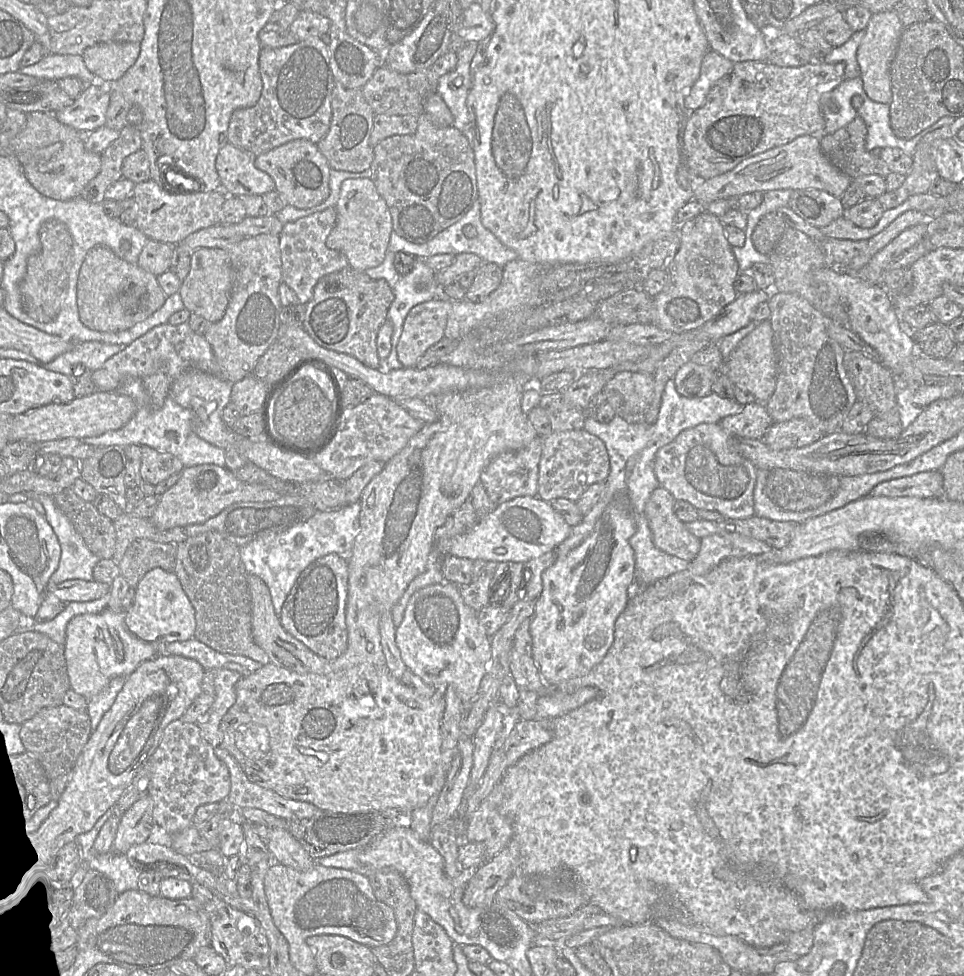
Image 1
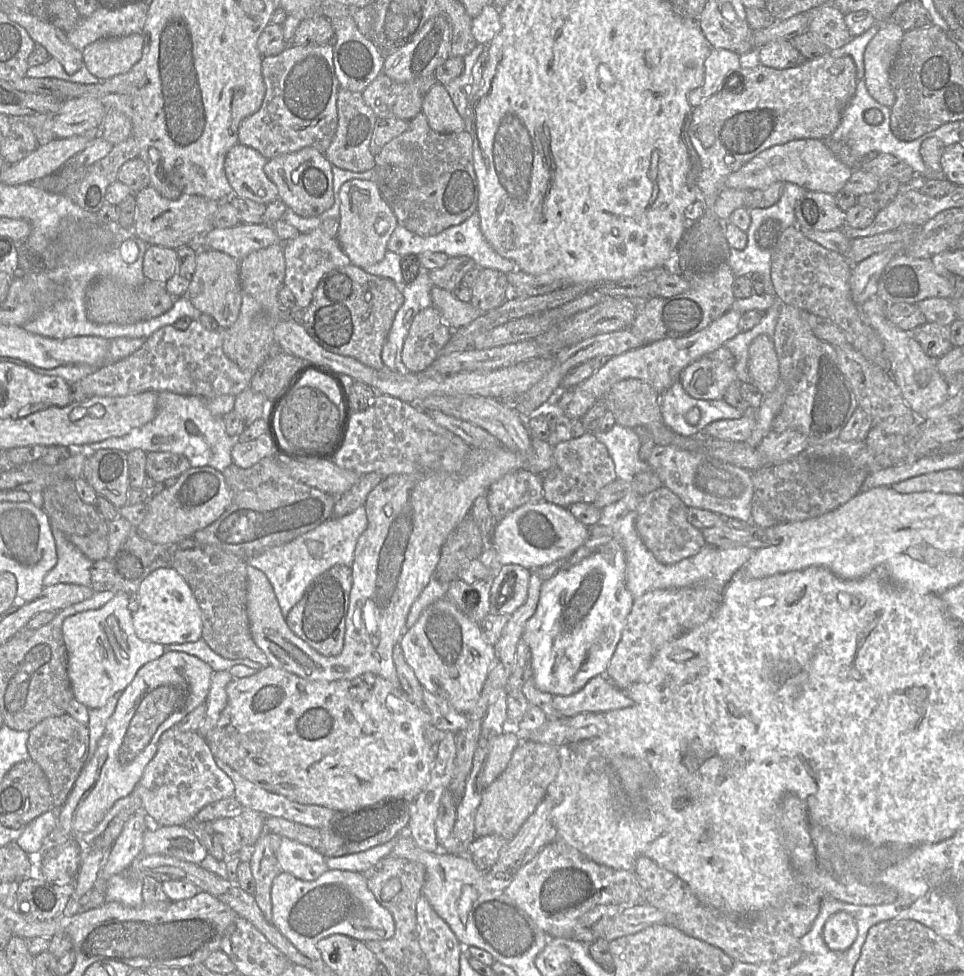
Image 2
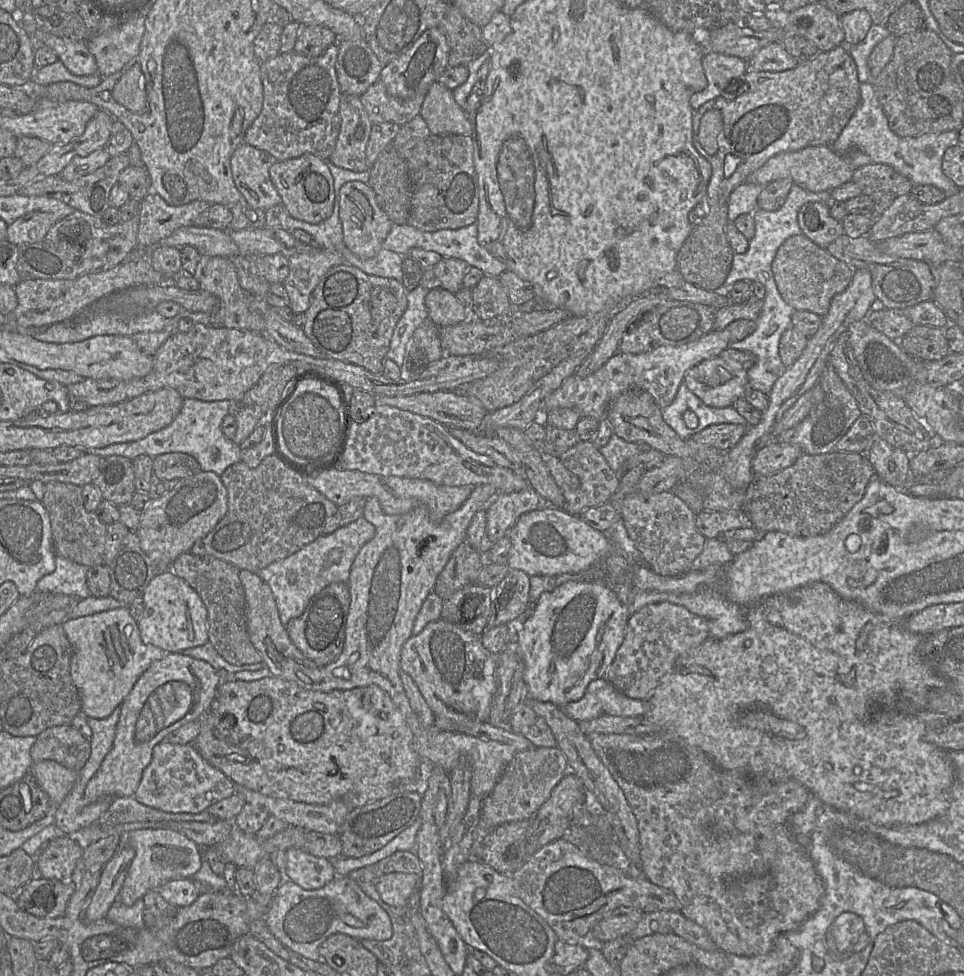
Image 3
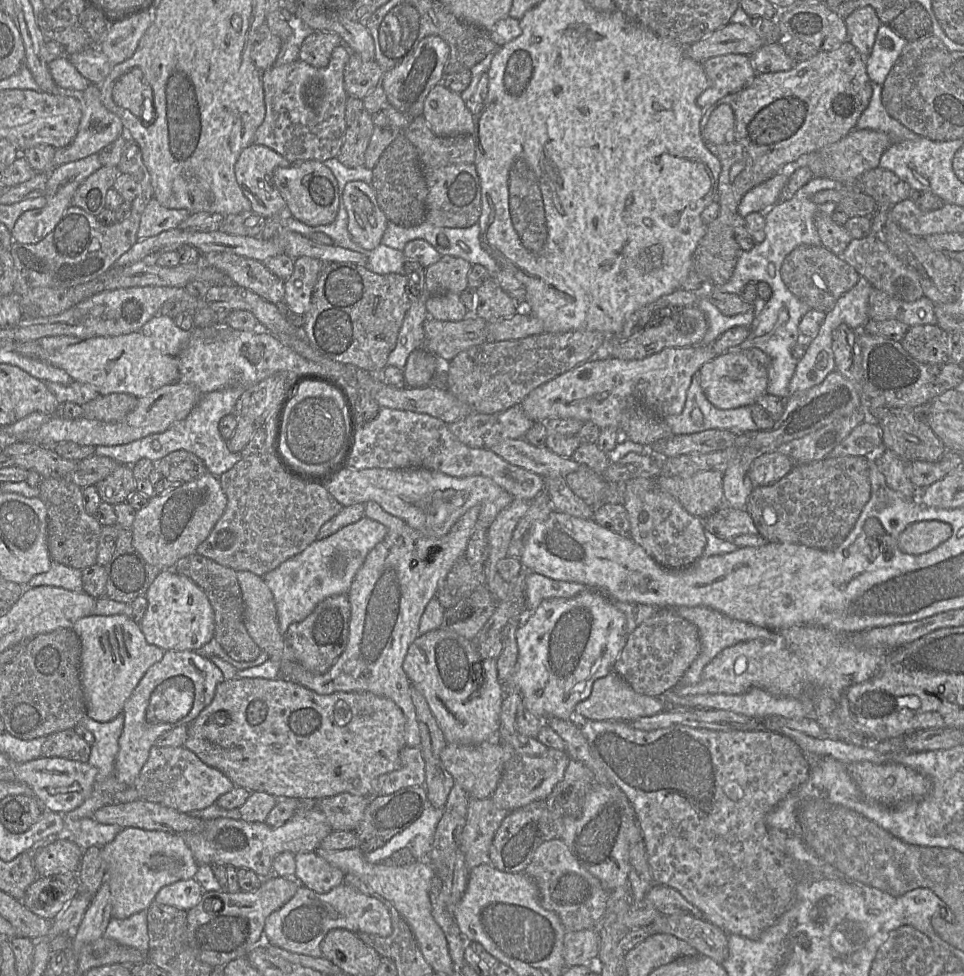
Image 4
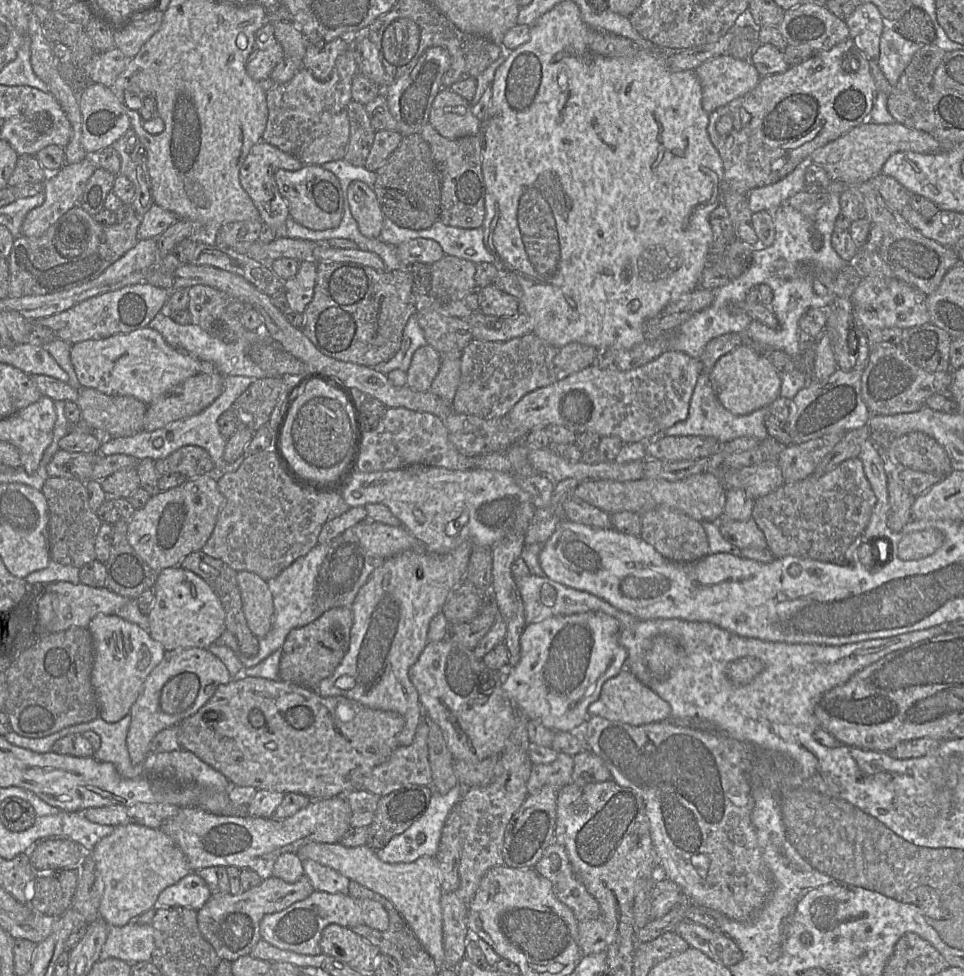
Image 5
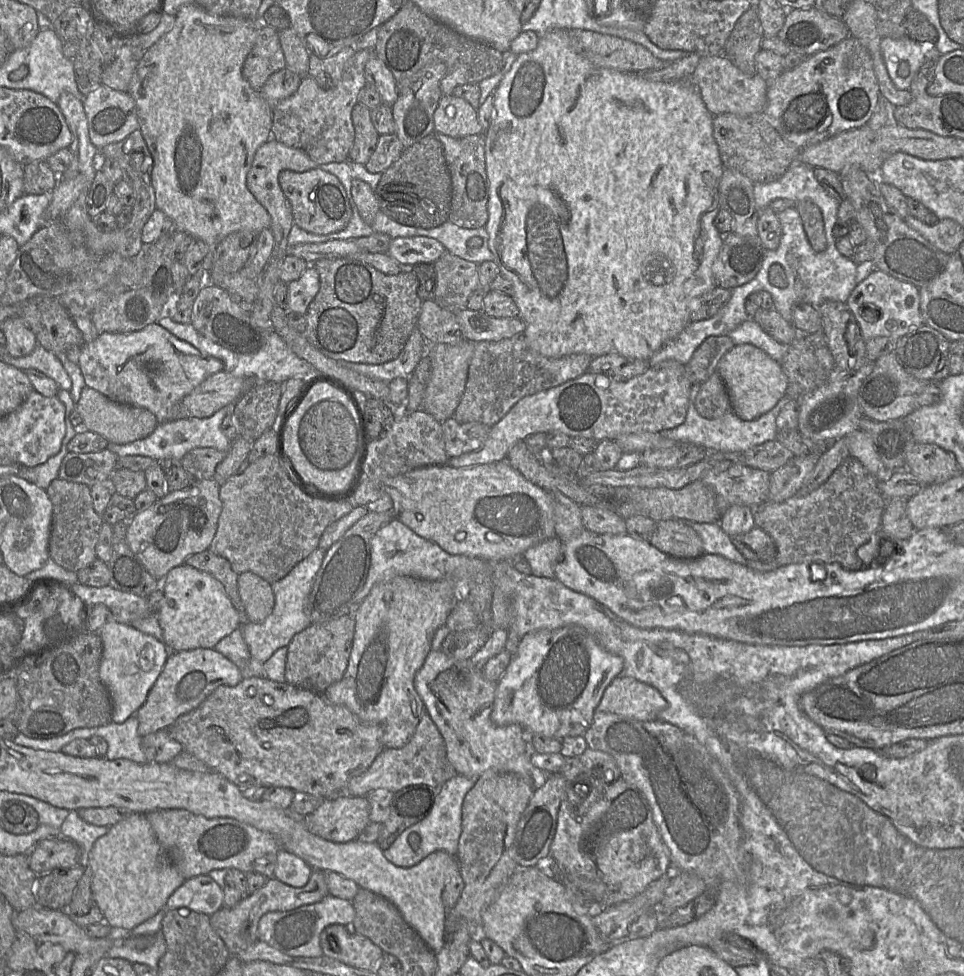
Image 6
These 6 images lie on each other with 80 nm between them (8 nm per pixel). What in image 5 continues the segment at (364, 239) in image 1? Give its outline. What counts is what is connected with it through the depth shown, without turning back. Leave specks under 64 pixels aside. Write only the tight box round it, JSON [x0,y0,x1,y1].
[346,181,384,239]

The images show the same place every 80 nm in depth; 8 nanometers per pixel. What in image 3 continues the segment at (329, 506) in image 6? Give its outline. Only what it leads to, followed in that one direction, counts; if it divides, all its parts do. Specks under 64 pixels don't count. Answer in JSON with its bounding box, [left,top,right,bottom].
[190,454,338,573]

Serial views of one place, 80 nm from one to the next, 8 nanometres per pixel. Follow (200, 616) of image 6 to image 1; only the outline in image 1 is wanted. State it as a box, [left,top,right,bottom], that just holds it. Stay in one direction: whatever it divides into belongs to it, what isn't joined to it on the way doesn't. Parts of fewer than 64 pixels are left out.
[125,568,195,645]

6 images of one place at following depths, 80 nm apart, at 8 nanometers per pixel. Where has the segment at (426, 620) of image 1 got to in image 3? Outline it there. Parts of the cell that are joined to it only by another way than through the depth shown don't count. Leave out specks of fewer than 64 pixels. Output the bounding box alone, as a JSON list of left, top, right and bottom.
[400,619,497,725]

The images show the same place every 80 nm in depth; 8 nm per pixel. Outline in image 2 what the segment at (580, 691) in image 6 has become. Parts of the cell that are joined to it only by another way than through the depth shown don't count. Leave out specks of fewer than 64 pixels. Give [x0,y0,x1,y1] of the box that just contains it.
[521,535,634,696]

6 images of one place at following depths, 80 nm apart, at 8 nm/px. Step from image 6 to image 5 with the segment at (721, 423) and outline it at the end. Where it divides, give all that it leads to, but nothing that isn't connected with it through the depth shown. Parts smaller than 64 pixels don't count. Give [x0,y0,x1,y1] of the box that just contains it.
[658,373,771,444]

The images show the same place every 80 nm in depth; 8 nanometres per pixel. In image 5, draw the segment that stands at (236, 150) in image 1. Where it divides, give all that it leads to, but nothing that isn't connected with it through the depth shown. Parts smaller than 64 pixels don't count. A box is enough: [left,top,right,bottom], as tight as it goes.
[239,141,304,238]

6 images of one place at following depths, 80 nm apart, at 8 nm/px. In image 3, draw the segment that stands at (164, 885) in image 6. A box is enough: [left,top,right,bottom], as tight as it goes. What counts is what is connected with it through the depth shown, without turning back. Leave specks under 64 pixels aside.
[118,829,203,906]

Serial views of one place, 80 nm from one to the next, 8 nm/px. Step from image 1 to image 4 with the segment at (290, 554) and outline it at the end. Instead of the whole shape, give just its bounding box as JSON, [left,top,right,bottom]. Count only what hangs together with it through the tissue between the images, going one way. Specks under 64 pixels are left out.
[263,516,386,636]

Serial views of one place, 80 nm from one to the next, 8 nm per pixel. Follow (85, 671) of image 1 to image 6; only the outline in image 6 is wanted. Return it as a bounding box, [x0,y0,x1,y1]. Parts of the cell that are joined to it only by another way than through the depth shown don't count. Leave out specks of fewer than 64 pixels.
[98,622,167,724]

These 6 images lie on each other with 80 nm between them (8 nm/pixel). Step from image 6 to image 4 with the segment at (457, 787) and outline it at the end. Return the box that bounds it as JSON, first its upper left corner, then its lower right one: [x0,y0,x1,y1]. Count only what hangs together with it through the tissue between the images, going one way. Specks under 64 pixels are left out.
[365,804,443,863]

